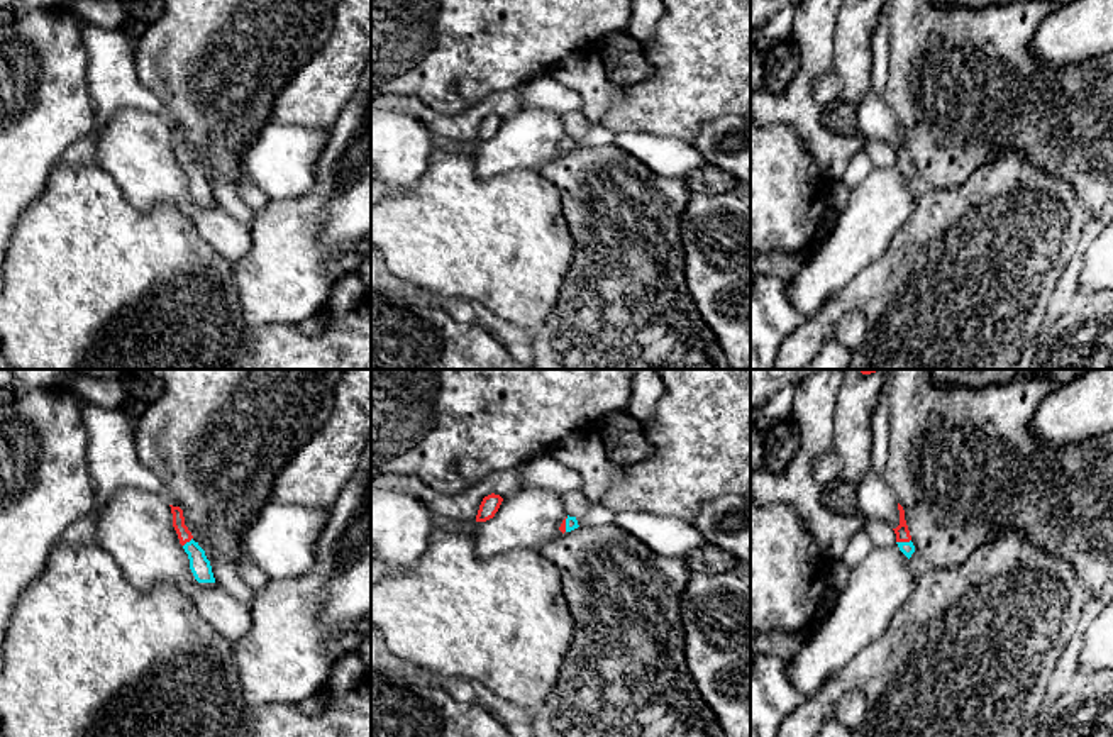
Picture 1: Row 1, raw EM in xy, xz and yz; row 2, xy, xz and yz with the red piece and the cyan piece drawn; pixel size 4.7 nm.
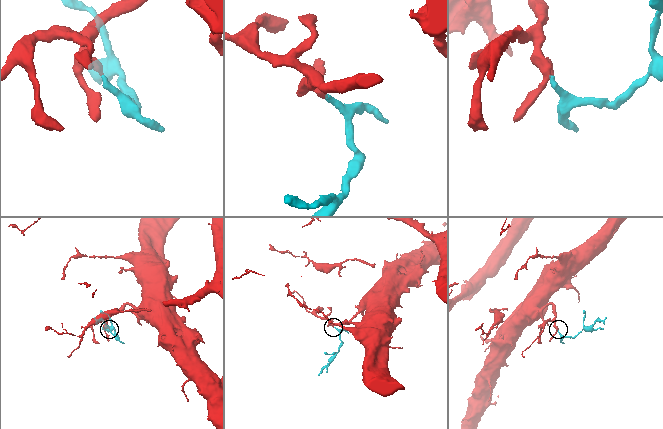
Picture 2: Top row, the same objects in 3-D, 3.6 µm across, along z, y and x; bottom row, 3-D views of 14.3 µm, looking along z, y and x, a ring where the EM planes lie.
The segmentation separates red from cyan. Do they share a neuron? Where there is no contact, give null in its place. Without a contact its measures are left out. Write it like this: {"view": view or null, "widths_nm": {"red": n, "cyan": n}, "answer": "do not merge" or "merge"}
{"view": "yz", "widths_nm": {"red": 70, "cyan": 60}, "answer": "merge"}

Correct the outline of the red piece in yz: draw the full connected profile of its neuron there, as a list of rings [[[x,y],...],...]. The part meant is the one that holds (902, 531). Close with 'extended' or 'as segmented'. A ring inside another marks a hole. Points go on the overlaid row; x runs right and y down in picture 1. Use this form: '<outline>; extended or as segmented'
[[[898,503],[898,510],[900,510],[900,525],[893,530],[896,534],[896,544],[900,551],[910,559],[911,554],[915,552],[915,546],[911,542],[911,535],[905,520],[905,510],[900,503]]]; extended

